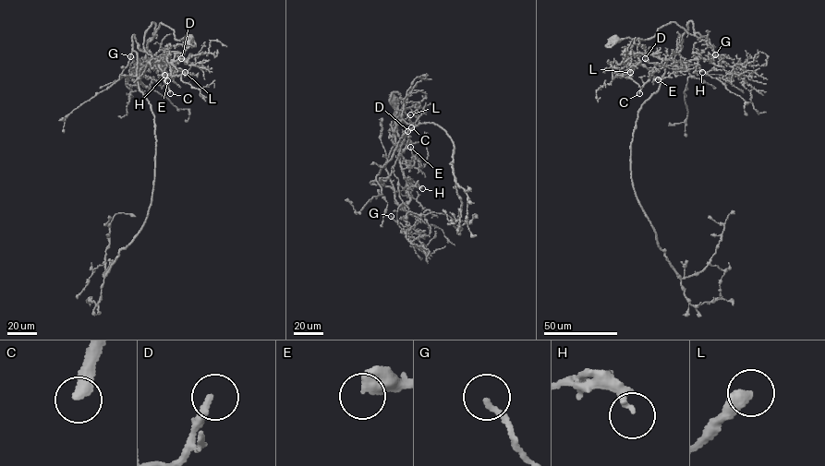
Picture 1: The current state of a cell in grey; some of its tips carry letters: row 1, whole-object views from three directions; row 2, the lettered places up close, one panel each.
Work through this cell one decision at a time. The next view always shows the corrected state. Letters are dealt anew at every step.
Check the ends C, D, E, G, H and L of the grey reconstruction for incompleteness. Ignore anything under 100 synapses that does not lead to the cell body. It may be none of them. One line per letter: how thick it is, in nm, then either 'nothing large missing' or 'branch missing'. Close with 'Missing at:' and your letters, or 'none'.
C: calibre 340 nm; branch missing
D: calibre 280 nm; nothing large missing
E: calibre 480 nm; nothing large missing
G: calibre 160 nm; nothing large missing
H: calibre 200 nm; nothing large missing
L: calibre 420 nm; nothing large missing
Missing at: C

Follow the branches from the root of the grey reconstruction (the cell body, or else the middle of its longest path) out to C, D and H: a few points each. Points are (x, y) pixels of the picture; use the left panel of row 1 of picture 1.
C: (191, 38), (175, 40), (173, 30), (160, 23), (147, 44), (146, 60), (163, 66), (170, 93)
D: (191, 38), (175, 40), (173, 30), (160, 23), (148, 43), (148, 62), (163, 60), (173, 65), (181, 58)
H: (191, 38), (175, 40), (173, 30), (160, 23), (147, 44), (145, 59), (156, 60), (157, 73), (164, 75)

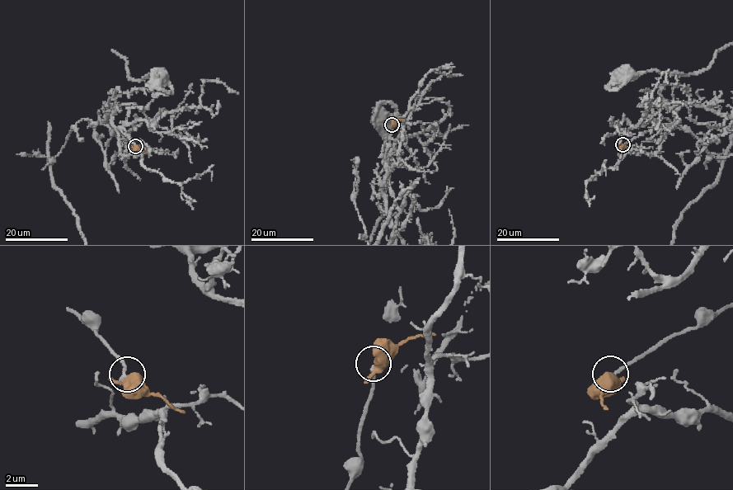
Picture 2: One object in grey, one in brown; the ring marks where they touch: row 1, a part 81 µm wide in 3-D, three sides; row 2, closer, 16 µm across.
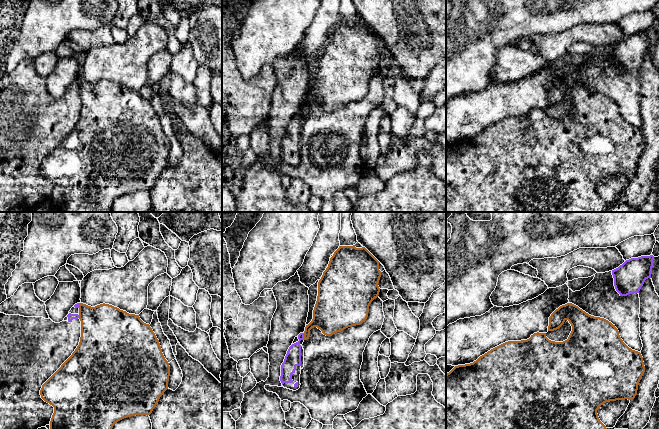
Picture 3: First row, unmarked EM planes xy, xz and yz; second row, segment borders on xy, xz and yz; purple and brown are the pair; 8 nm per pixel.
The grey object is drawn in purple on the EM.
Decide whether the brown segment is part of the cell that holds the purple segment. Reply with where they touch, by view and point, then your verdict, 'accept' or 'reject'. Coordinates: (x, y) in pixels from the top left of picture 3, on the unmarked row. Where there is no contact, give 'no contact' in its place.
meets purple in xz at (303, 112); reject

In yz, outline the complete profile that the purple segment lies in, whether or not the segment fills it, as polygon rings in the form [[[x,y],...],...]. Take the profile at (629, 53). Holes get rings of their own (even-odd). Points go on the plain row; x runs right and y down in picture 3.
[[[653,31],[631,34],[612,46],[614,62],[620,72],[639,69],[645,56],[651,54],[653,36]]]

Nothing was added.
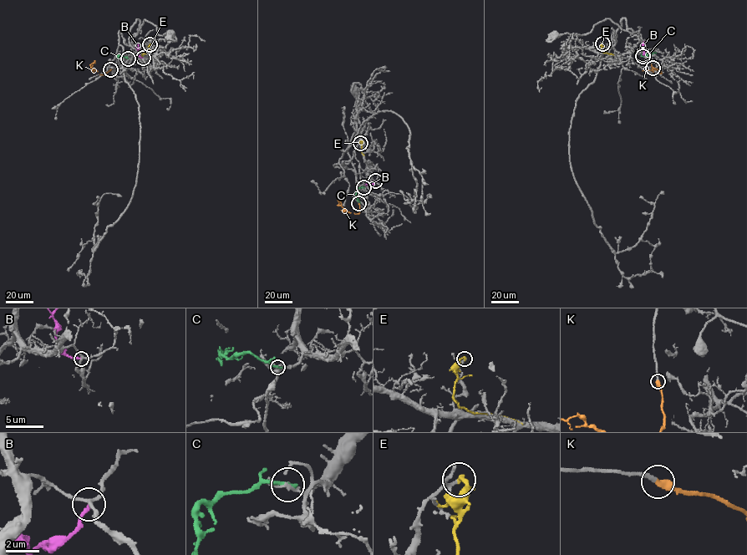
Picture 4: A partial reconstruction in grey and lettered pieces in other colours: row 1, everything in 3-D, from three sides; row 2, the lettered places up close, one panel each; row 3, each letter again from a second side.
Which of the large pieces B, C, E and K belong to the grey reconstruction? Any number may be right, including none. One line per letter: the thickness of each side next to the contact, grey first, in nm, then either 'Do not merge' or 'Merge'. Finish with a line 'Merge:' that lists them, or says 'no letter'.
B: Thickness 190 nm (grey) against 200 nm. Do not merge
C: Thickness 110 nm (grey) against 300 nm. Do not merge
E: Thickness 130 nm (grey) against 260 nm. Do not merge
K: Thickness 200 nm (grey) against 440 nm. Merge
Merge: K

